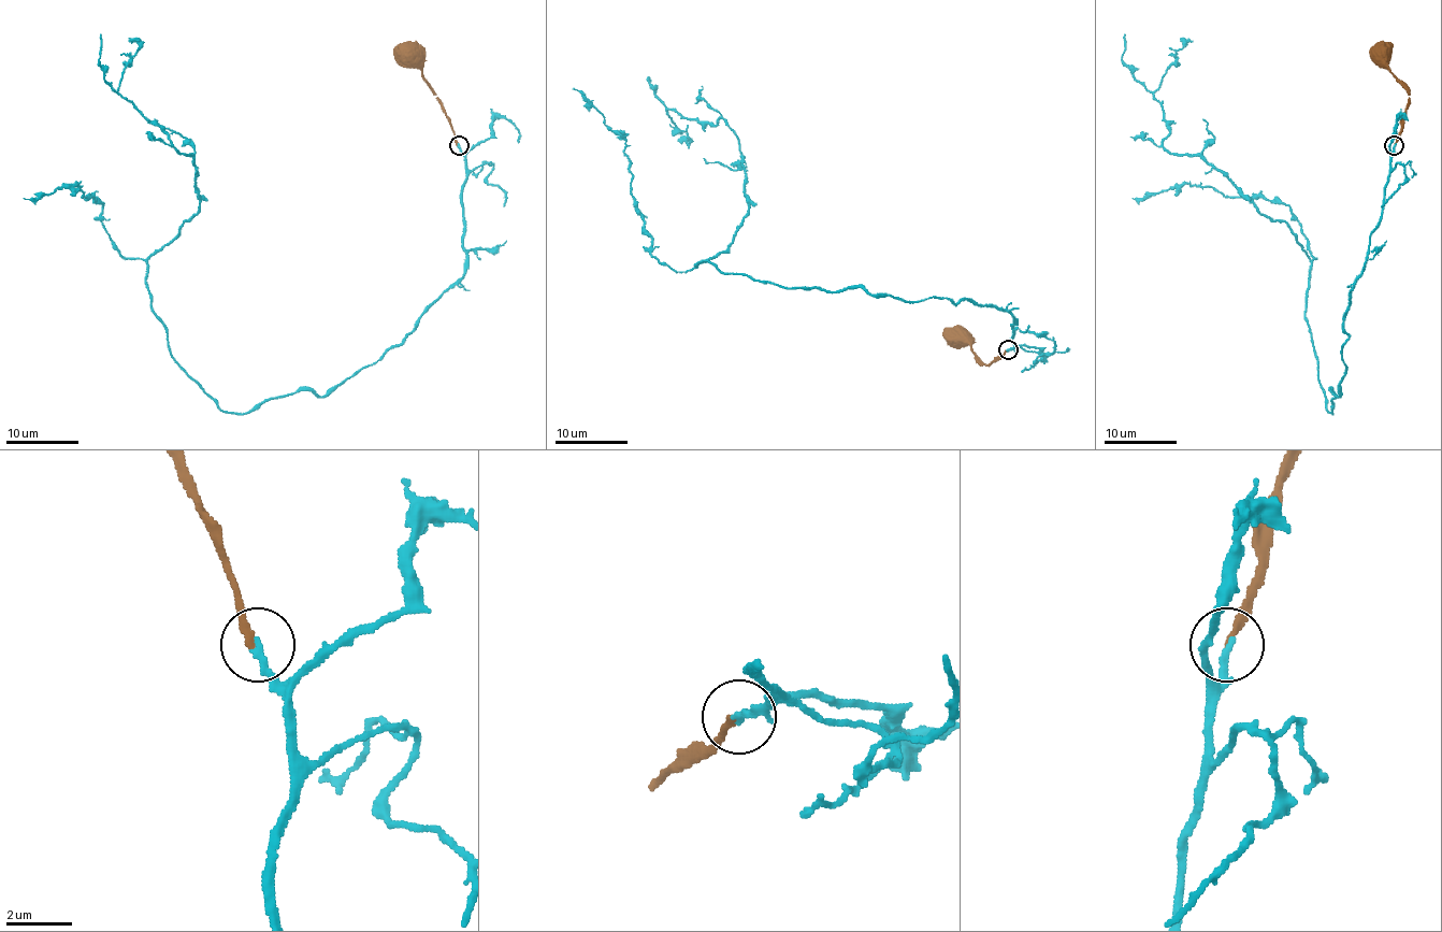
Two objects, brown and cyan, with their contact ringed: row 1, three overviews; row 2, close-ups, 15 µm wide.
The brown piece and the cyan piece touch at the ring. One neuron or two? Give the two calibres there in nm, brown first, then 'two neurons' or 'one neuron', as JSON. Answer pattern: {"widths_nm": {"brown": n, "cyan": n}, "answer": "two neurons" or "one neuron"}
{"widths_nm": {"brown": 190, "cyan": 220}, "answer": "one neuron"}

